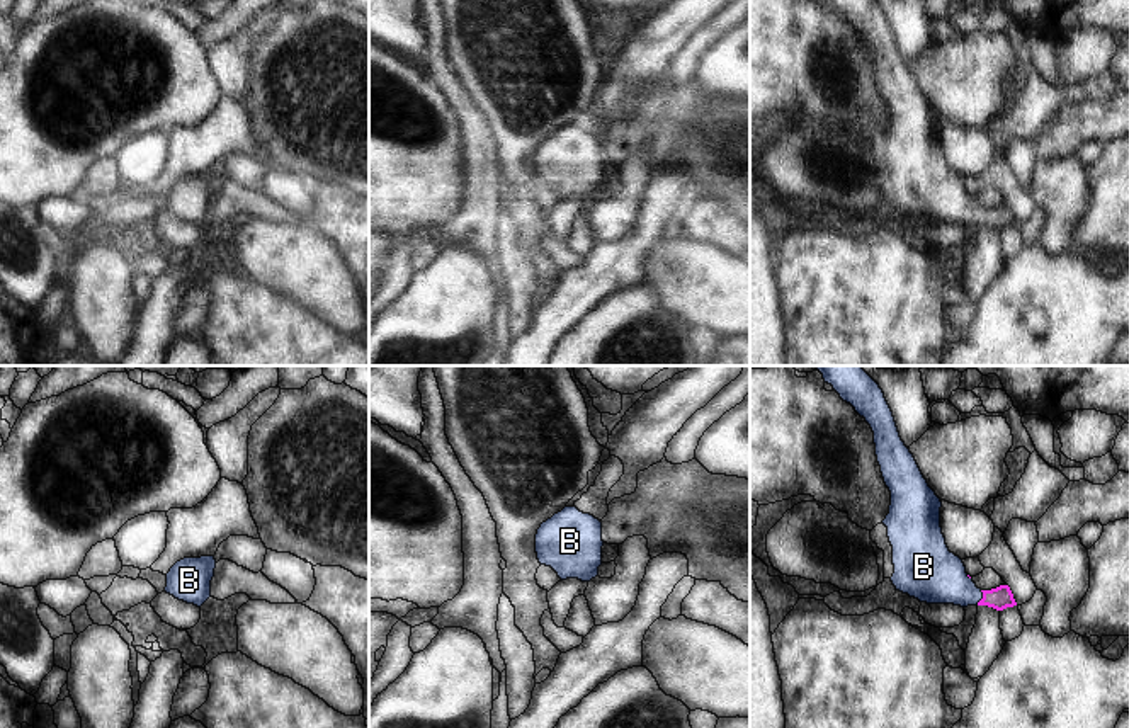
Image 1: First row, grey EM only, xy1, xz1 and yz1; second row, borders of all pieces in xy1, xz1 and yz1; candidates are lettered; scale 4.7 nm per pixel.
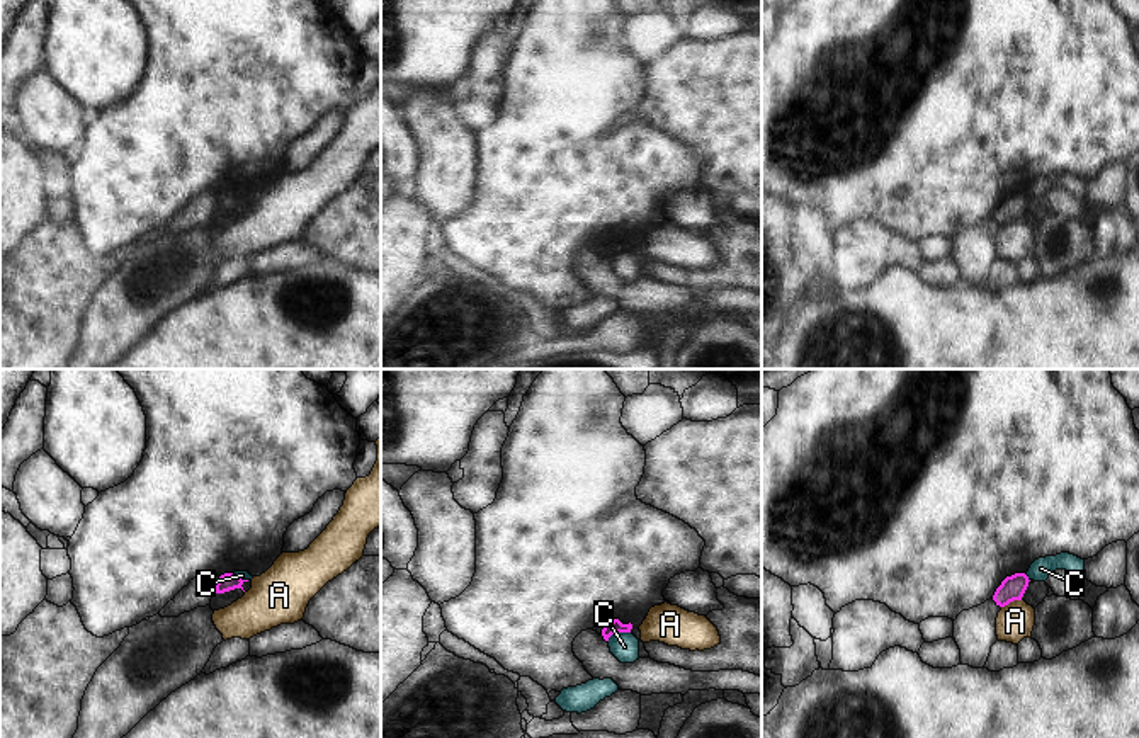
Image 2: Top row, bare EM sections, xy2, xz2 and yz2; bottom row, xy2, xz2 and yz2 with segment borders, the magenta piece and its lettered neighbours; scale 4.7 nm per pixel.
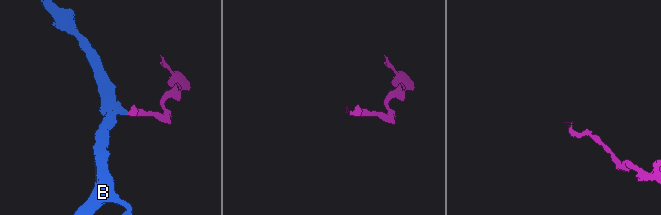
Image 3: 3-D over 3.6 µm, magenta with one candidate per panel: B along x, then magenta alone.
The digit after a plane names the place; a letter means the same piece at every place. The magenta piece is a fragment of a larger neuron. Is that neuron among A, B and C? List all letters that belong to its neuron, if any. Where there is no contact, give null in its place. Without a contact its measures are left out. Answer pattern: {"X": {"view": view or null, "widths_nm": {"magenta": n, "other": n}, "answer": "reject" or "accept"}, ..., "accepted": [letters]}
{"A": {"view": "yz2", "widths_nm": {"magenta": 120, "other": 180}, "answer": "reject"}, "B": {"view": "yz1", "widths_nm": {"magenta": 110, "other": 260}, "answer": "accept"}, "C": {"view": "xz2", "widths_nm": {"magenta": 70, "other": 140}, "answer": "reject"}, "accepted": ["B"]}

